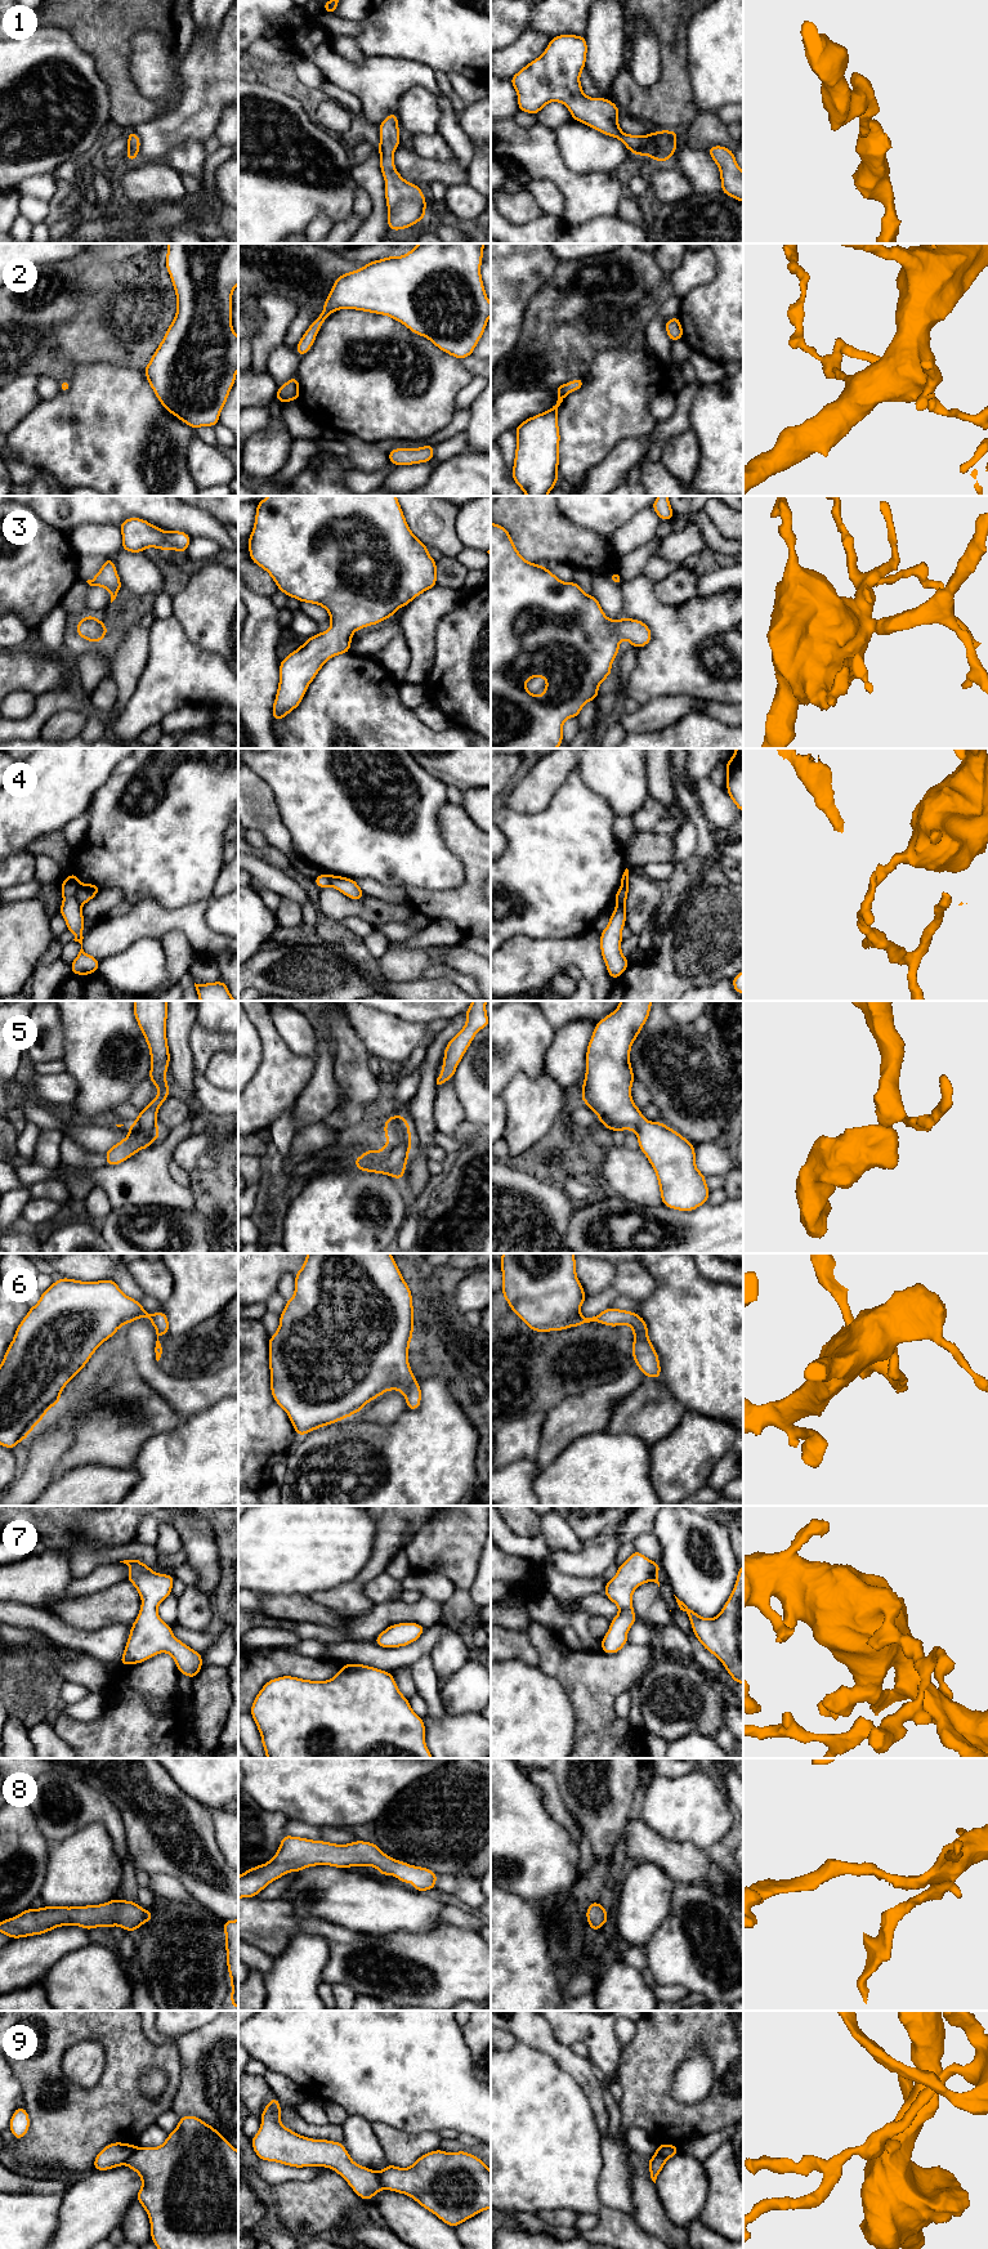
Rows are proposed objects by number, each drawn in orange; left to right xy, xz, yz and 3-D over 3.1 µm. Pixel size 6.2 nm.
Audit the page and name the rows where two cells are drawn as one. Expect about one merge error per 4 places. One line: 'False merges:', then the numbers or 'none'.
False merges: 4, 9

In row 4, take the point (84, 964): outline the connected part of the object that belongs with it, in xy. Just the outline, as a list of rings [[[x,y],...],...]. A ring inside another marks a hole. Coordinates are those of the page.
[[[76,873],[67,875],[61,885],[63,903],[59,907],[59,913],[66,921],[67,930],[75,934],[75,942],[81,944],[81,949],[76,958],[70,963],[71,971],[75,975],[90,975],[98,971],[100,961],[82,949],[82,931],[85,917],[82,916],[82,904],[77,899],[77,891],[81,886]]]

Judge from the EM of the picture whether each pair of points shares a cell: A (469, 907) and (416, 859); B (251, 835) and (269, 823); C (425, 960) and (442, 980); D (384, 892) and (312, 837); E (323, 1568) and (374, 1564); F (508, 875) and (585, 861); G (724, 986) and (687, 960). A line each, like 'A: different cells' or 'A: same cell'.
A: different cells
B: different cells
C: different cells
D: different cells
E: different cells
F: same cell
G: different cells

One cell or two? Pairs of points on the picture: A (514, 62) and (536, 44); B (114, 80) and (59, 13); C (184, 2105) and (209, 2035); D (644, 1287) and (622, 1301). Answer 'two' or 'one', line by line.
A: one
B: one
C: one
D: two

